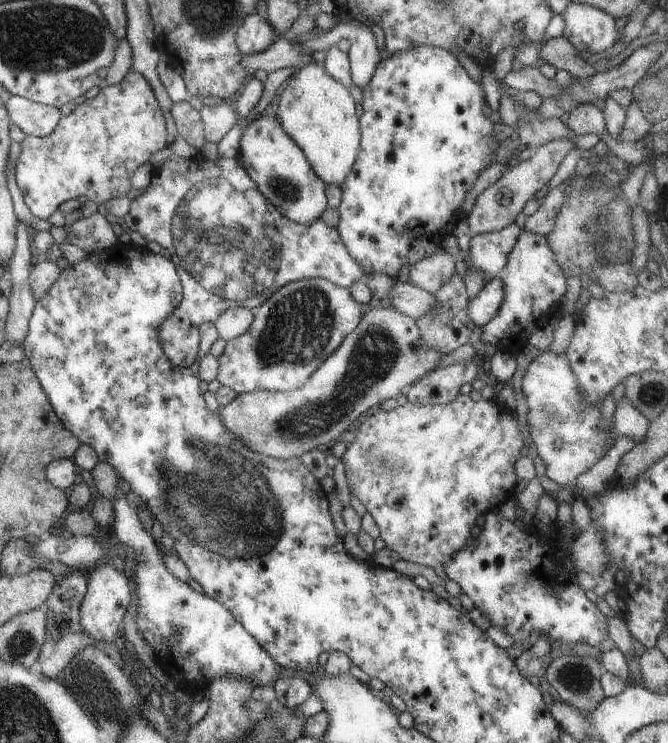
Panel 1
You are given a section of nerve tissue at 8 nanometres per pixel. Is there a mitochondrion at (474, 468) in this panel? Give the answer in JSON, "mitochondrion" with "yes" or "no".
{"mitochondrion":"no"}

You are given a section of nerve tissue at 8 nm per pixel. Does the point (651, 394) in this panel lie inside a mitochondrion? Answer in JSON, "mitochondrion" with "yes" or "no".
{"mitochondrion":"yes"}

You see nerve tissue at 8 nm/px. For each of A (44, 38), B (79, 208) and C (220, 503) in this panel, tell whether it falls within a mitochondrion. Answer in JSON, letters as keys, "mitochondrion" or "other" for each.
{"A":"mitochondrion","B":"other","C":"mitochondrion"}

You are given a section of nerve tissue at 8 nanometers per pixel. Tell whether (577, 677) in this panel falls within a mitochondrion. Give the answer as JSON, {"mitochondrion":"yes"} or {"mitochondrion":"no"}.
{"mitochondrion":"yes"}

